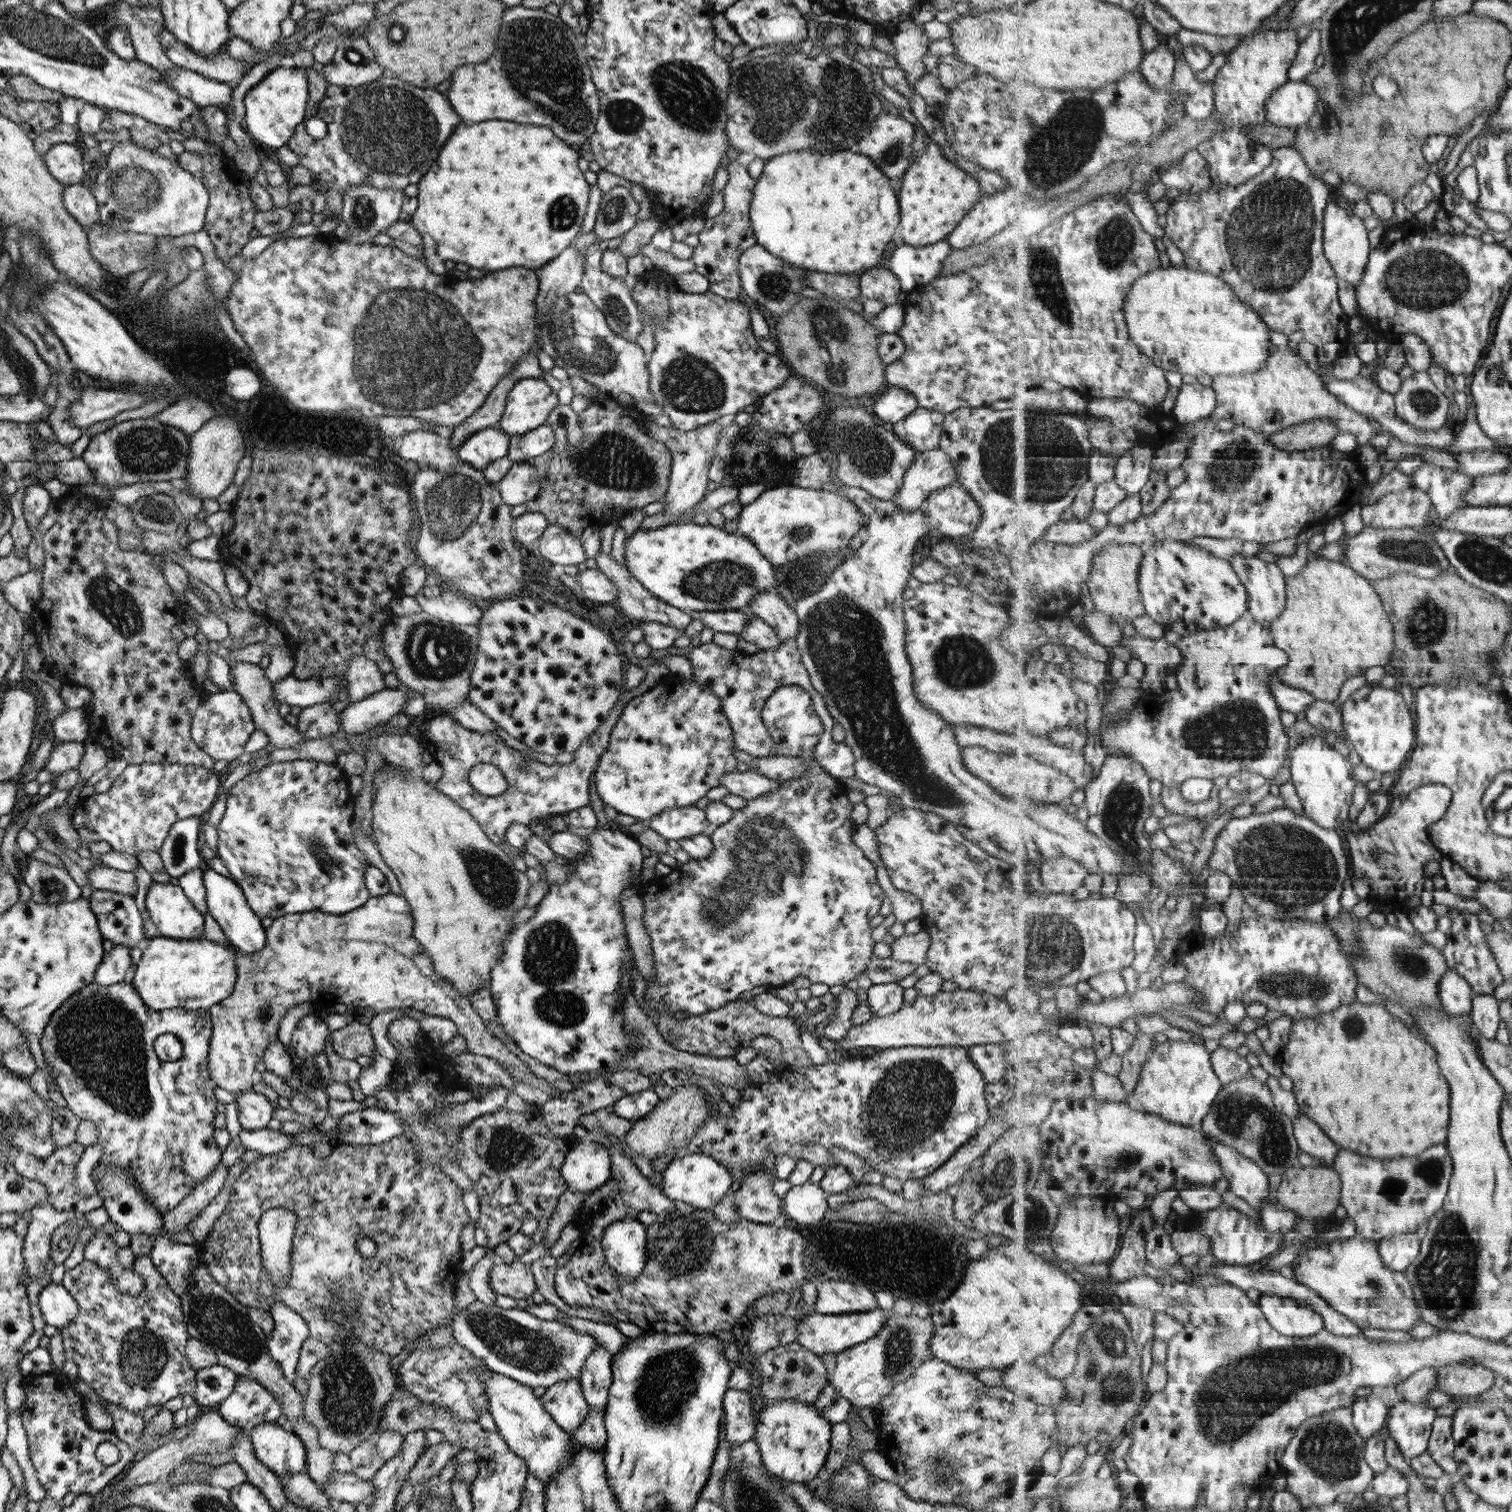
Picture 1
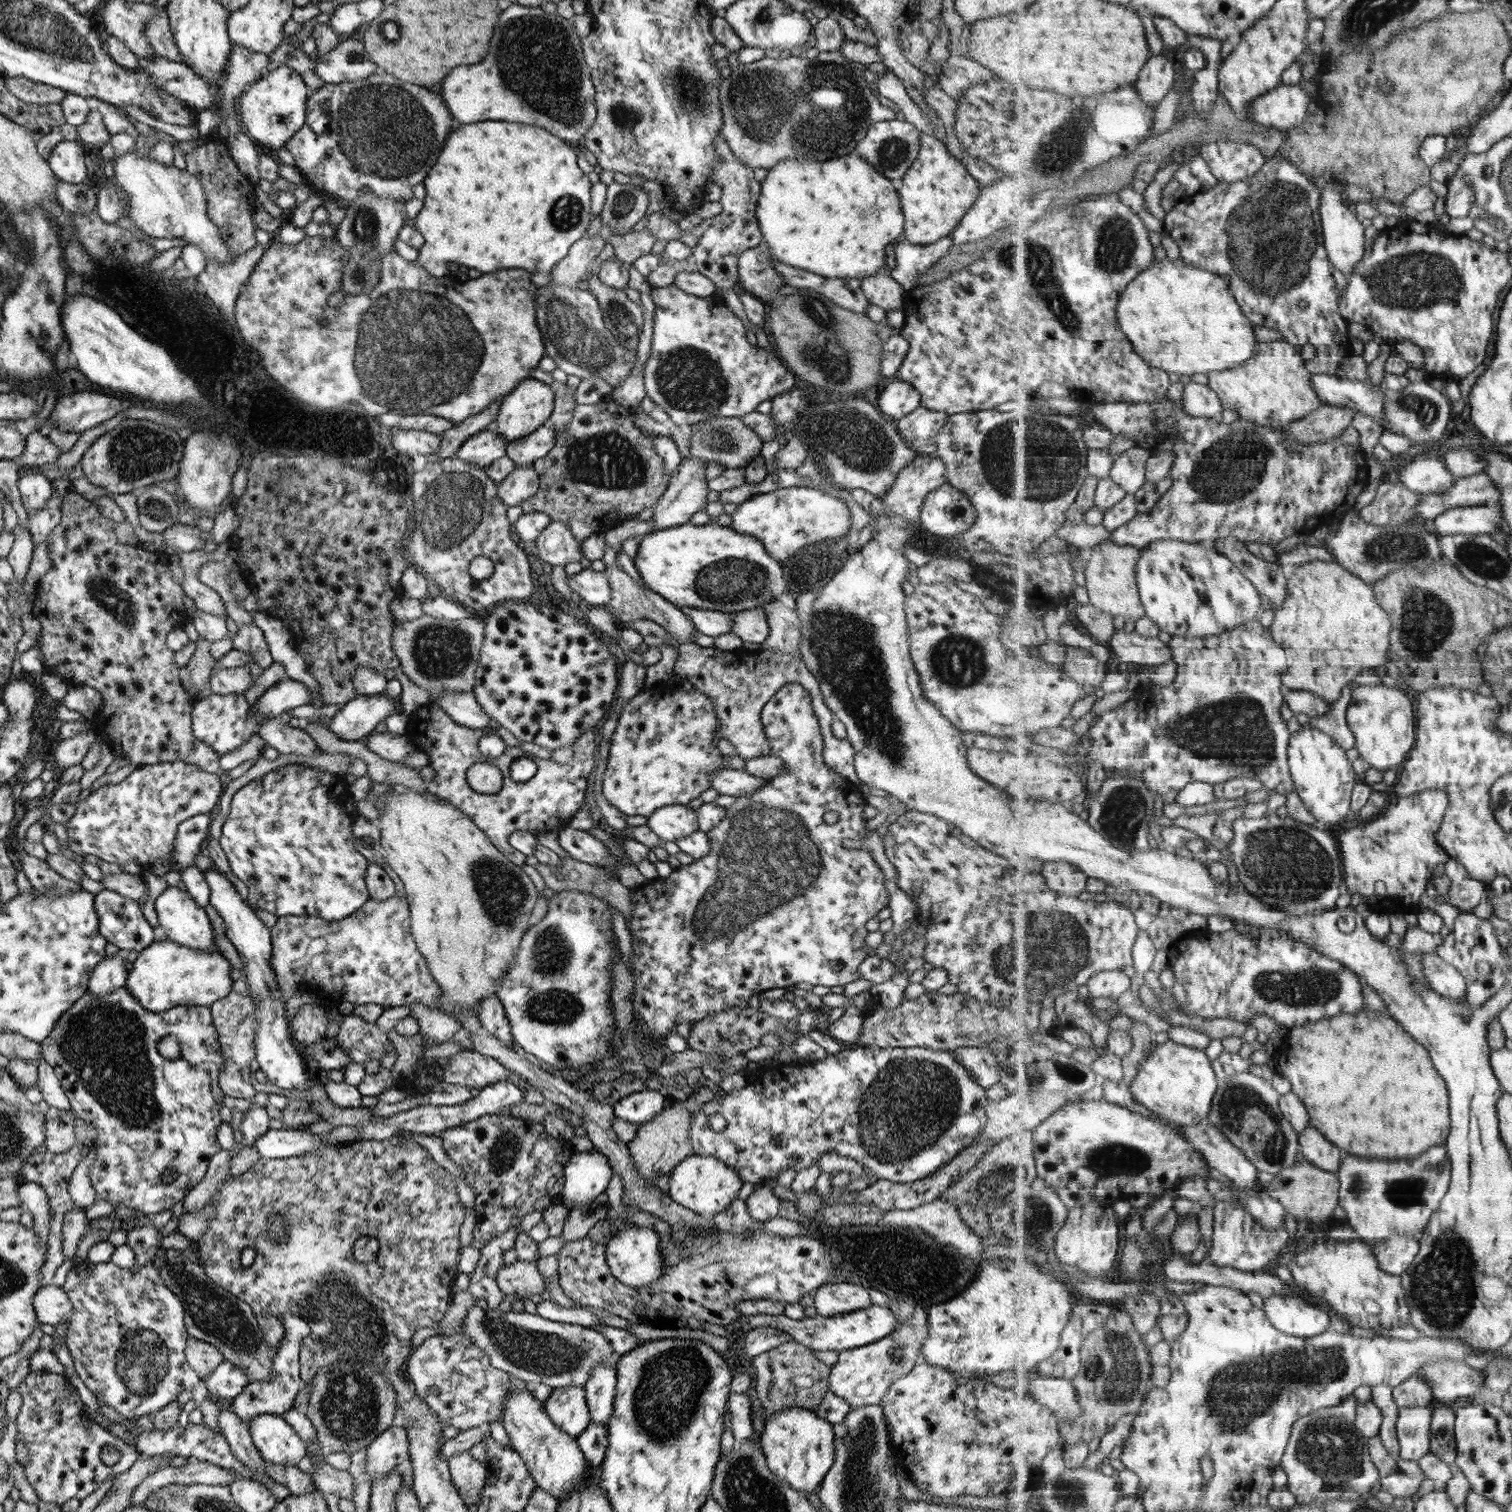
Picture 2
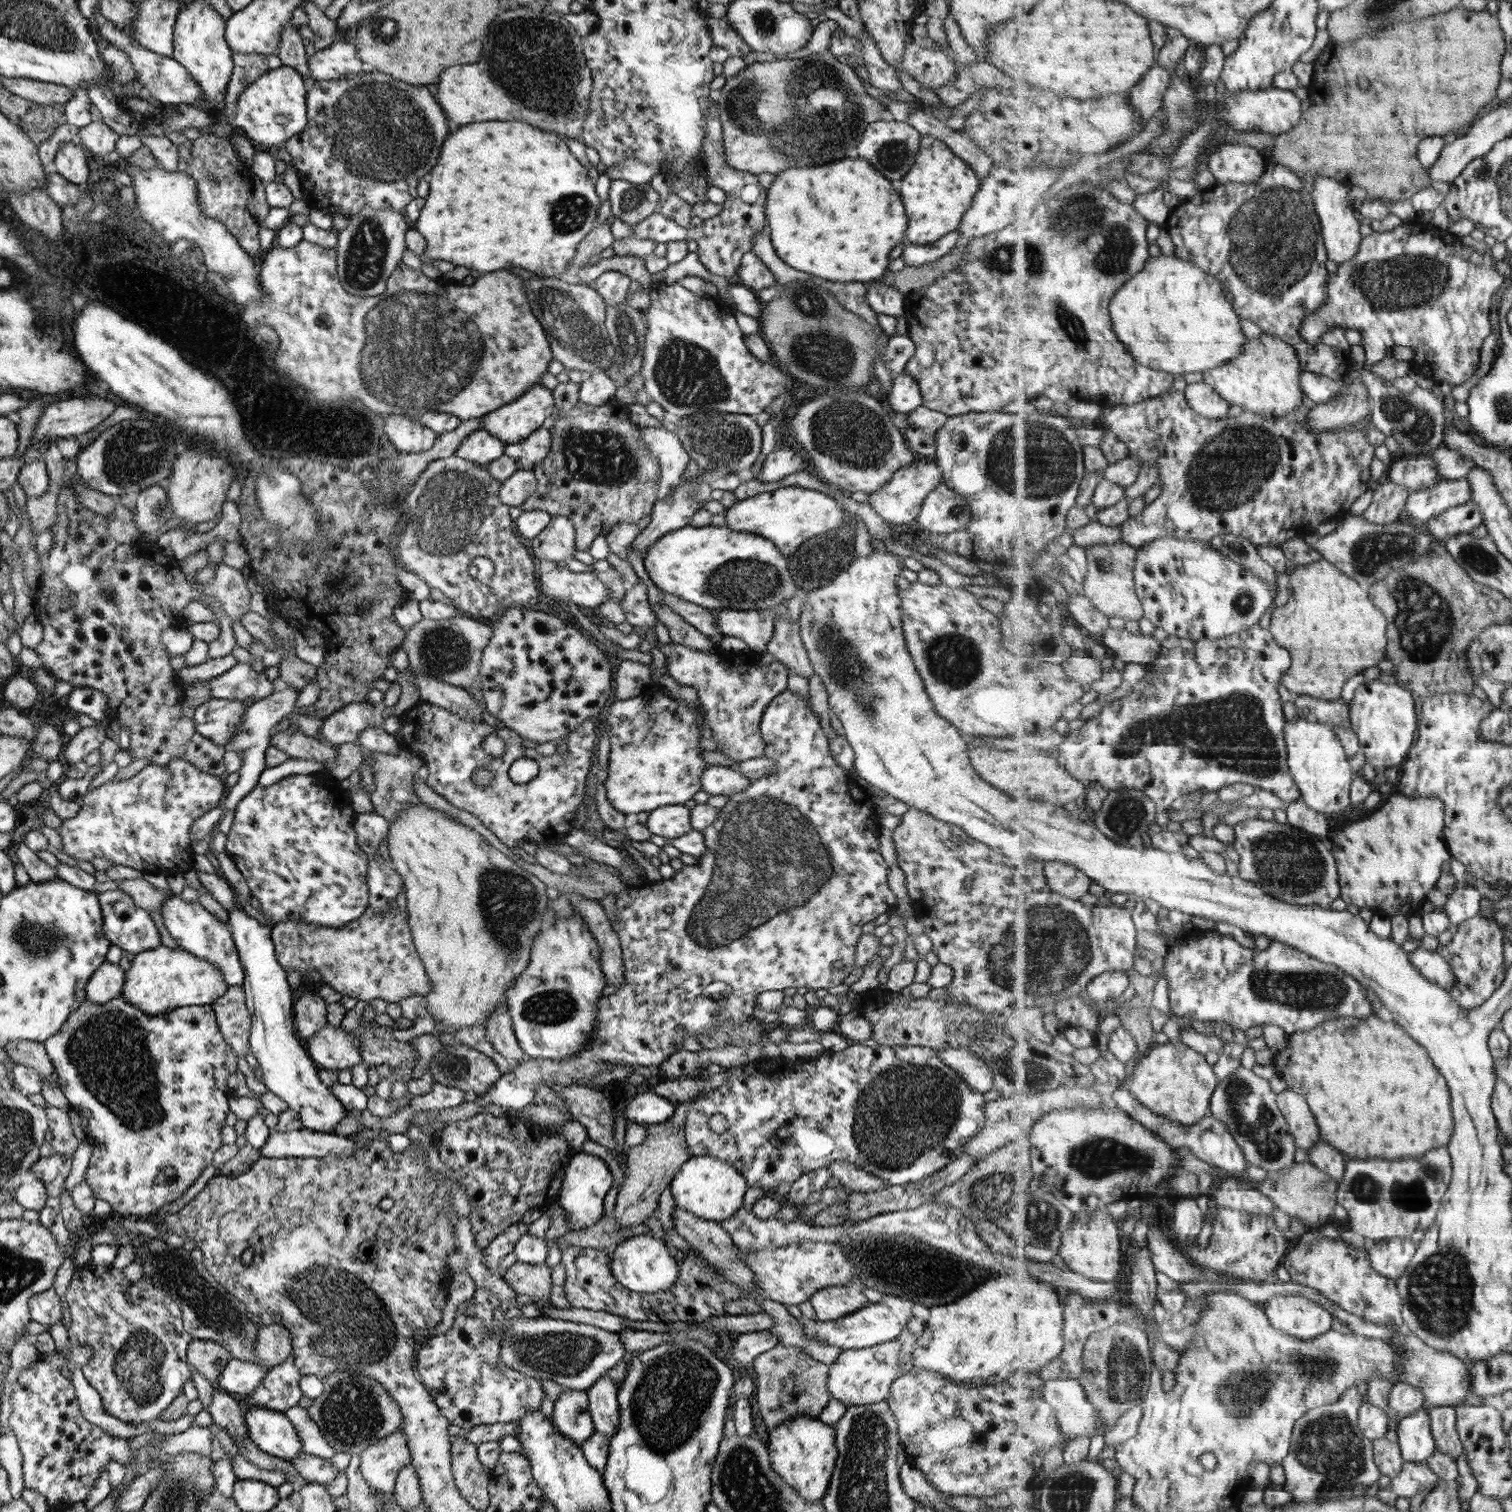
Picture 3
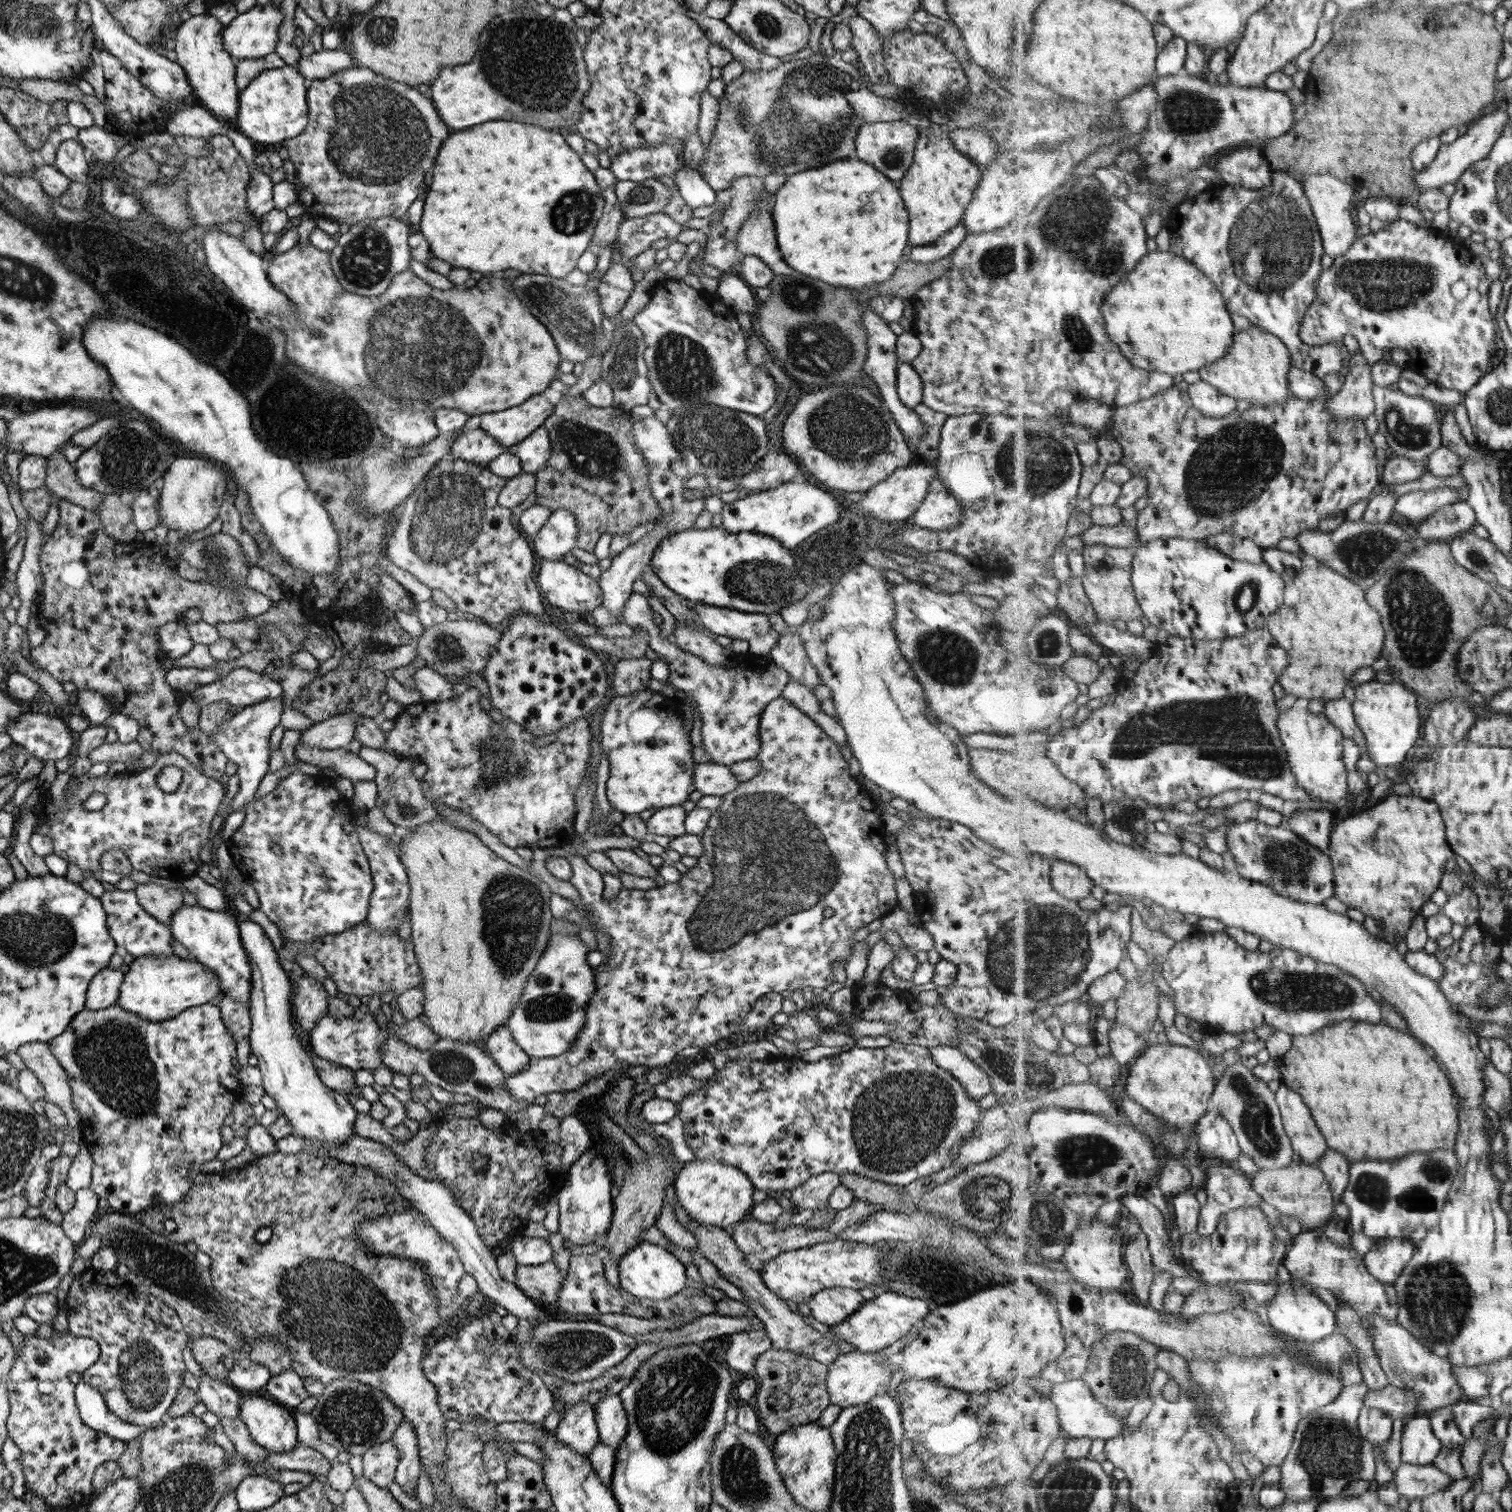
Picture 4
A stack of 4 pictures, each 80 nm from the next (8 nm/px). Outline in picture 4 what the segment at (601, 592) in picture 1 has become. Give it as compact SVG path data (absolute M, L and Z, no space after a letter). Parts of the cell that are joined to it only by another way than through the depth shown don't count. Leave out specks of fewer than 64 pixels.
M542 559L535 584L549 604L561 612L591 612L601 603L598 581L562 559Z

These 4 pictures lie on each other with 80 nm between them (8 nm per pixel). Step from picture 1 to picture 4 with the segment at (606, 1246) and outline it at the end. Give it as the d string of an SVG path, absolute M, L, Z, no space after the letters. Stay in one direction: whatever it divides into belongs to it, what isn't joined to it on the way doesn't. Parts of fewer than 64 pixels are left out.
M639 1241L616 1264L620 1288L633 1297L662 1301L676 1295L685 1286L685 1269L669 1251L647 1241Z

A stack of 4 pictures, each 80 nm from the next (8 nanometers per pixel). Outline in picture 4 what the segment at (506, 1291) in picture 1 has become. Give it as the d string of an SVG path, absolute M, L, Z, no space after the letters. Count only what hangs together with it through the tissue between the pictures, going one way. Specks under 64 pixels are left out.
M552 1260L537 1266L516 1265L514 1268L514 1285L541 1306L556 1302L563 1279Z

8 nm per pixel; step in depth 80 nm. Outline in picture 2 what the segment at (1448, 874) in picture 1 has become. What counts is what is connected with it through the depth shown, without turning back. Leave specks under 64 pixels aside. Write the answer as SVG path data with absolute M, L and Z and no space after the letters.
M1457 860L1447 861L1444 868L1452 883L1449 903L1458 908L1459 914L1471 913L1471 910L1488 896L1486 884L1473 879L1463 863Z

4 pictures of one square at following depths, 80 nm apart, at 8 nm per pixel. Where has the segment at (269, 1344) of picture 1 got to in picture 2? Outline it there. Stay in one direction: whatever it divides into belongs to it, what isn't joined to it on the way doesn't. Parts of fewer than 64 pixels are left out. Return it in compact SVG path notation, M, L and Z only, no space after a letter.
M283 1313L277 1316L277 1319L284 1328L284 1335L273 1356L271 1372L268 1380L257 1380L248 1382L241 1392L232 1399L226 1401L228 1408L234 1412L240 1420L247 1423L256 1414L274 1414L281 1416L287 1410L293 1408L293 1400L302 1380L298 1373L298 1352L300 1351L300 1342L307 1336L309 1327L302 1318L293 1316L289 1313Z

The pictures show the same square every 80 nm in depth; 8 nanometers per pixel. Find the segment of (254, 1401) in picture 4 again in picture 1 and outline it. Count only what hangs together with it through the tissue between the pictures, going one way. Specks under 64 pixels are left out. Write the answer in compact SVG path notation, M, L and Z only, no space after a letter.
M264 1422L247 1431L255 1458L270 1470L275 1476L297 1474L306 1466L304 1446L297 1435L289 1428L275 1425L274 1422Z

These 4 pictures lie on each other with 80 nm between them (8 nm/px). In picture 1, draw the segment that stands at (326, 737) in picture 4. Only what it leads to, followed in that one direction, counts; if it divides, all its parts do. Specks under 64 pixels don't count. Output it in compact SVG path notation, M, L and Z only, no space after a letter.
M401 686L397 689L384 687L355 703L349 703L340 712L339 732L347 736L357 736L379 724L387 723L391 716L404 709L407 702L406 689Z

